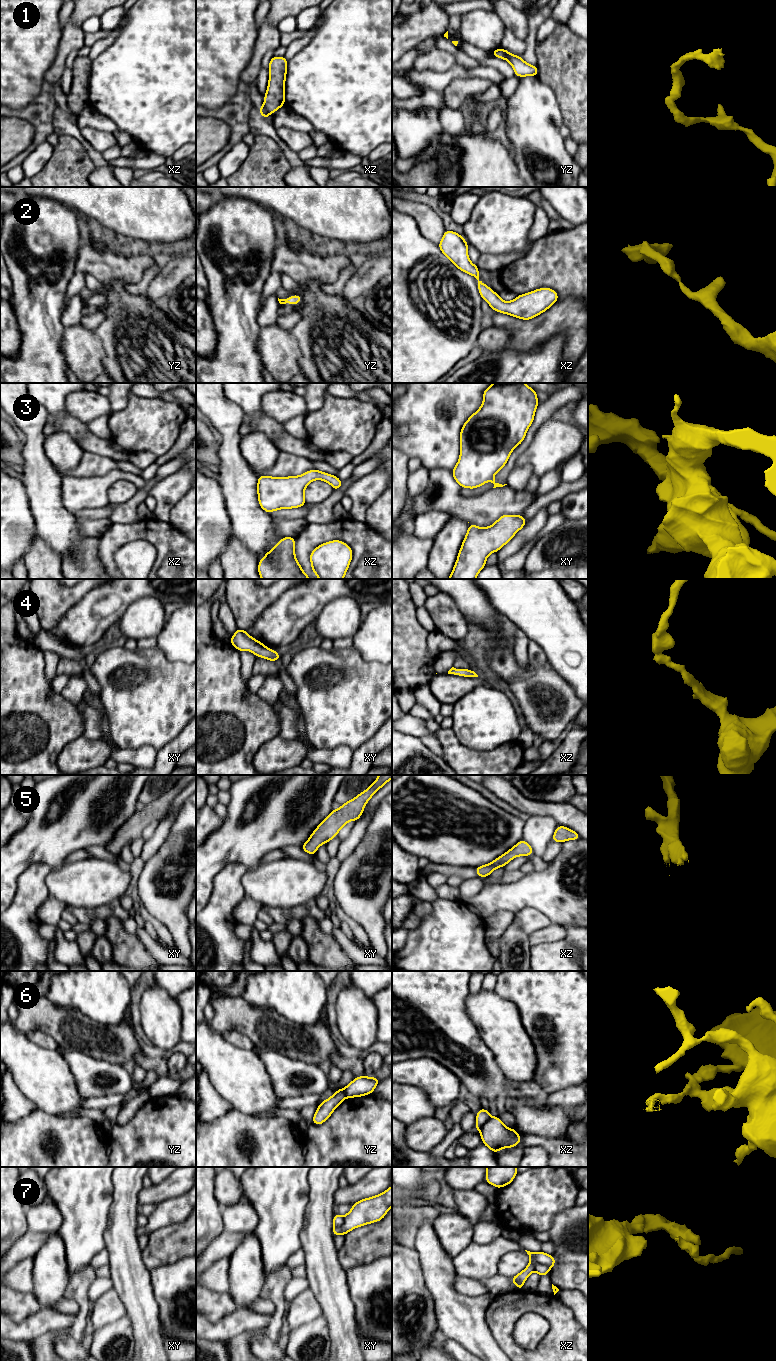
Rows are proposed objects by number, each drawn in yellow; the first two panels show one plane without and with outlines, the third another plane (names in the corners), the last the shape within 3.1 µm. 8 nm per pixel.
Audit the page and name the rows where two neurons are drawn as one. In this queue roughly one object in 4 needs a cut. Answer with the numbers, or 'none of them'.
1, 6, 7

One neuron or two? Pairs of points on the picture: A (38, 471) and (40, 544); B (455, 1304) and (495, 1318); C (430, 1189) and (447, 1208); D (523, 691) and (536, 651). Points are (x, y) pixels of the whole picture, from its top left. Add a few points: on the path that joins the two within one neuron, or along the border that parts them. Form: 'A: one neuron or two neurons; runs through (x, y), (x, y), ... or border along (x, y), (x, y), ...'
A: two neurons; border along (37, 533), (57, 553)
B: two neurons; border along (491, 1298), (486, 1309), (486, 1324), (494, 1337)
C: one neuron; runs through (434, 1194), (442, 1204)
D: two neurons; border along (546, 660), (536, 667), (533, 667), (528, 662)

